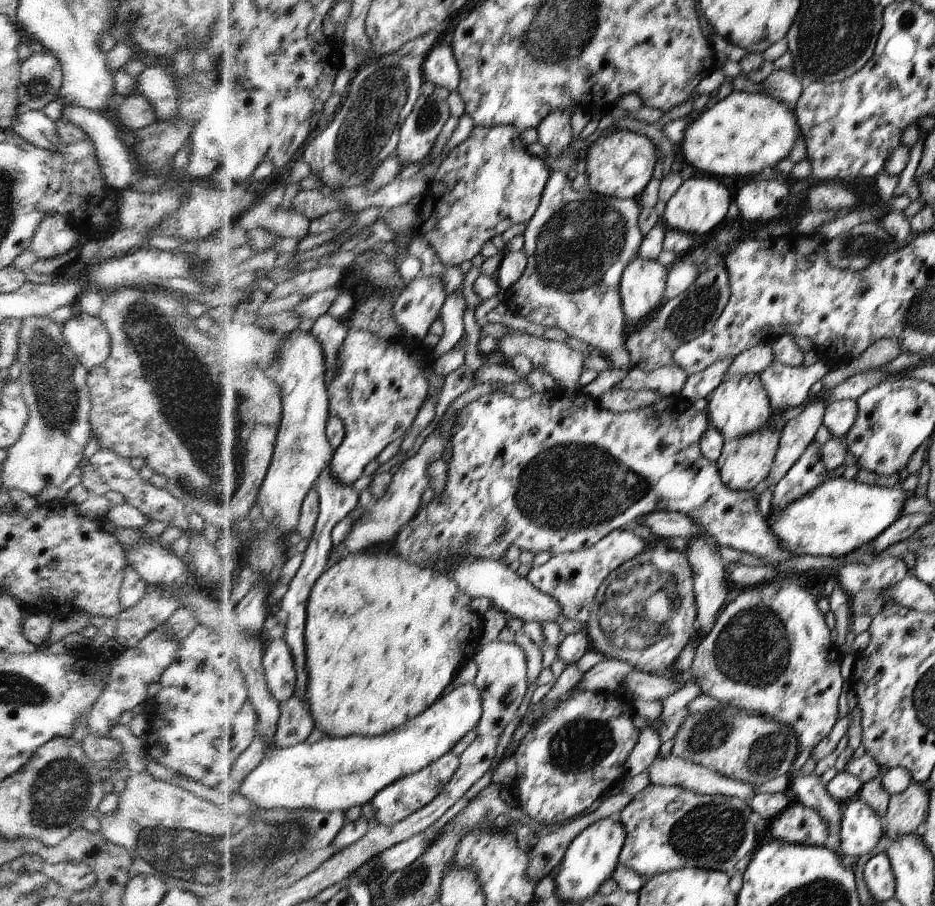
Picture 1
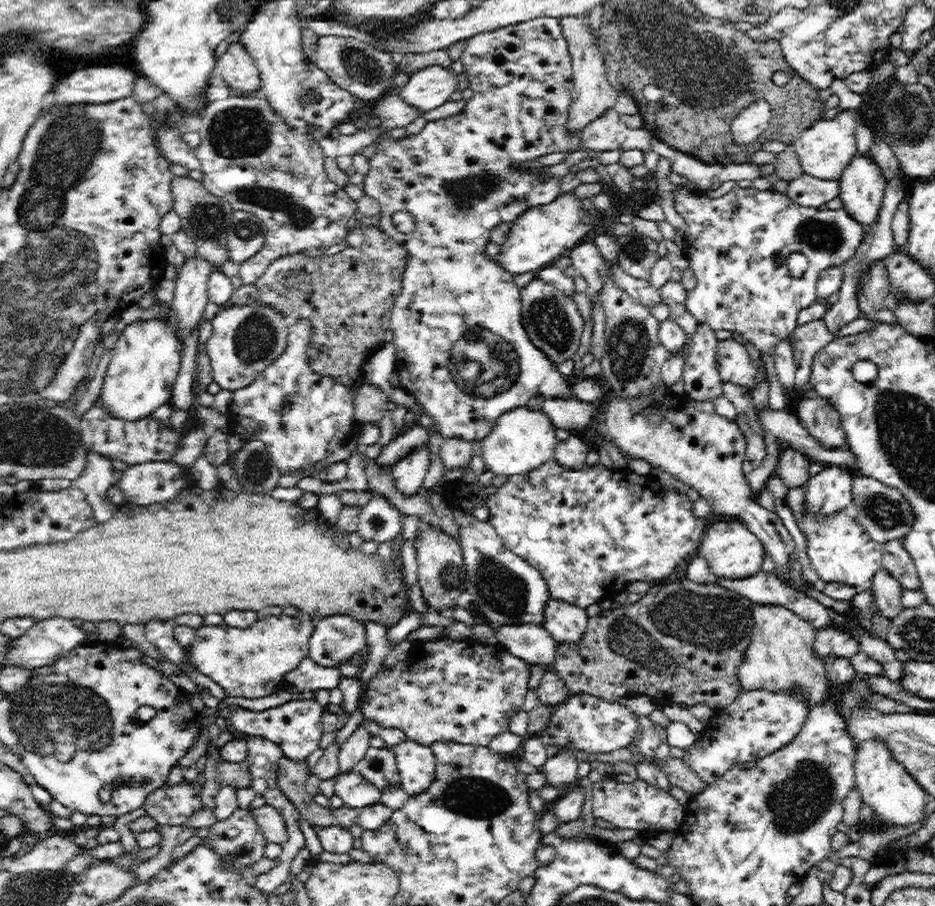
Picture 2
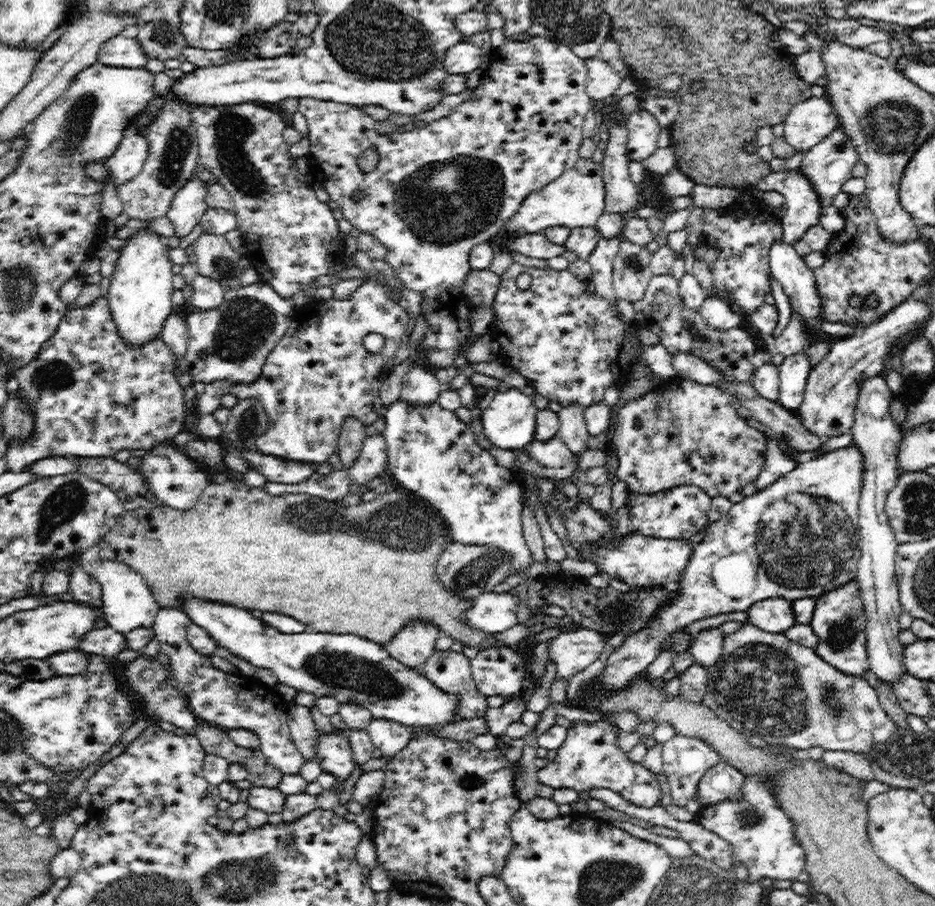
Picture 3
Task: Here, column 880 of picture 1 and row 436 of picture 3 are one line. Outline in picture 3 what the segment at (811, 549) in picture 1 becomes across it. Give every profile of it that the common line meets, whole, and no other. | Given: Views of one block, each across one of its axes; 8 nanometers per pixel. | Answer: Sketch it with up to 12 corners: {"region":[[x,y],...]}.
{"region":[[514,381],[480,419],[486,438],[506,450],[527,448],[538,408]]}

